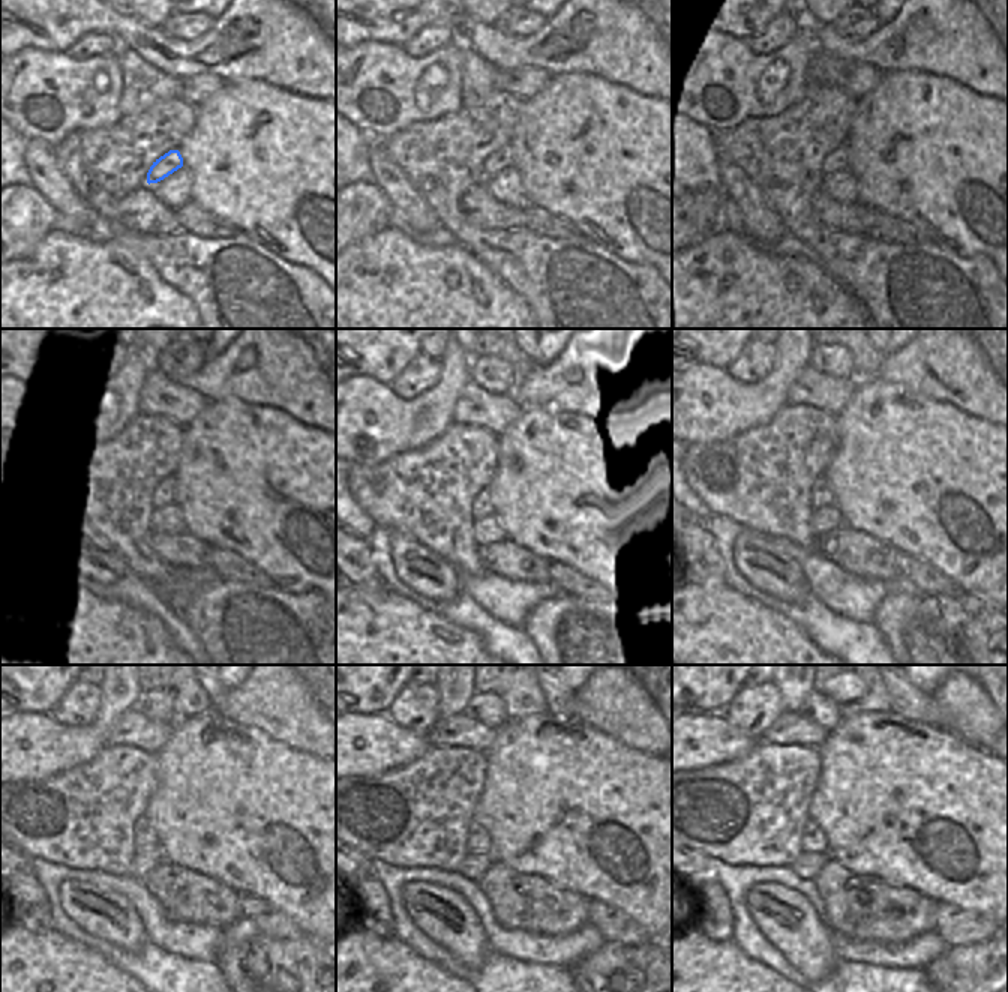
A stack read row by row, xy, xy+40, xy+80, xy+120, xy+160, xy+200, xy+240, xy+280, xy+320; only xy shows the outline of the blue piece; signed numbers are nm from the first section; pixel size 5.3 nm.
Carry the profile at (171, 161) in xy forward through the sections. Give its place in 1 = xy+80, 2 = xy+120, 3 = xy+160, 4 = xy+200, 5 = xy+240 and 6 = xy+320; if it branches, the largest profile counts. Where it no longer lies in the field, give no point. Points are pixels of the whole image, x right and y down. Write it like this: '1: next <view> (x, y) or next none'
1: next xy+80 (837, 159)
2: next xy+120 (164, 494)
3: next xy+160 (486, 500)
4: next xy+200 (821, 496)
5: next xy+240 (144, 836)
6: next xy+320 (813, 839)

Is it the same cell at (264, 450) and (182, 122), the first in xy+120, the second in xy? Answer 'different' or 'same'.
different

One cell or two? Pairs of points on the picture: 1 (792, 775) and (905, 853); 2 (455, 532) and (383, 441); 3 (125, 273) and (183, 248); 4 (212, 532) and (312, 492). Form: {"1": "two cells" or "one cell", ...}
{"1": "two cells", "2": "two cells", "3": "two cells", "4": "one cell"}

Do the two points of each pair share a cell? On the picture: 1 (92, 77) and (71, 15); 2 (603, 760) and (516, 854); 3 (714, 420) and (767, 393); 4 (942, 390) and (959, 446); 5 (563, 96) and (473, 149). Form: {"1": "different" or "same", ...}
{"1": "different", "2": "same", "3": "same", "4": "different", "5": "different"}

